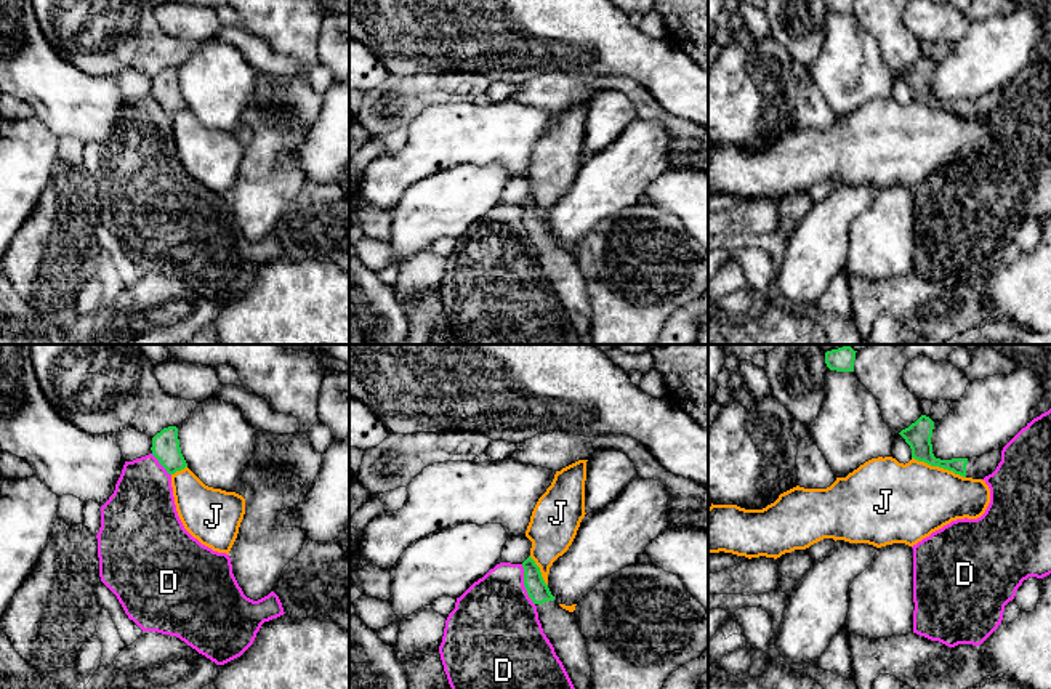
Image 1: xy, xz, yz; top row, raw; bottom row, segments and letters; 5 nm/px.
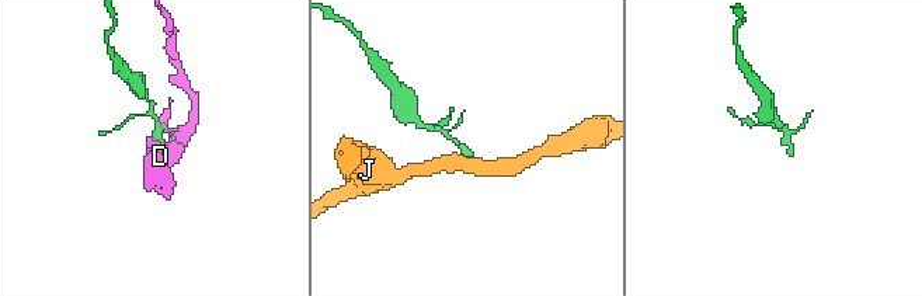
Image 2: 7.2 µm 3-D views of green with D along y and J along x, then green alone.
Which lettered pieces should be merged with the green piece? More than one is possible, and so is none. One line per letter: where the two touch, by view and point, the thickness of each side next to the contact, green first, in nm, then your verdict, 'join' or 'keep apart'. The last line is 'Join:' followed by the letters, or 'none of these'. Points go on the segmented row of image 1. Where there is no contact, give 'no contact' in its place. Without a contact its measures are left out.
D: xz (524, 585) | 110/440 nm | keep apart
J: yz (939, 467) | 130/400 nm | keep apart
Join: none of these

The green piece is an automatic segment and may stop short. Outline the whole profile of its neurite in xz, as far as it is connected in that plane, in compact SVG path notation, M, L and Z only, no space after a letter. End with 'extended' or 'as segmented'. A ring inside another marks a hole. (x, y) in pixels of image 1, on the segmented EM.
M529 556L524 562L524 586L537 606L543 633L554 647L575 689L591 689L591 665L586 639L574 612L562 609L545 583L540 567Z; extended

